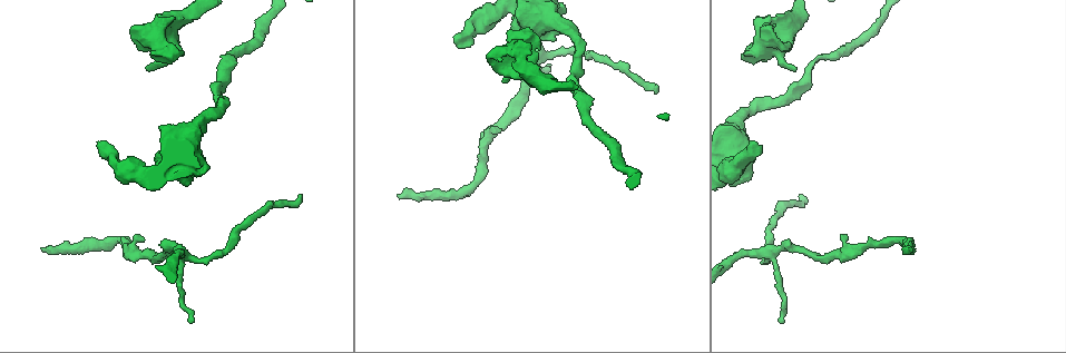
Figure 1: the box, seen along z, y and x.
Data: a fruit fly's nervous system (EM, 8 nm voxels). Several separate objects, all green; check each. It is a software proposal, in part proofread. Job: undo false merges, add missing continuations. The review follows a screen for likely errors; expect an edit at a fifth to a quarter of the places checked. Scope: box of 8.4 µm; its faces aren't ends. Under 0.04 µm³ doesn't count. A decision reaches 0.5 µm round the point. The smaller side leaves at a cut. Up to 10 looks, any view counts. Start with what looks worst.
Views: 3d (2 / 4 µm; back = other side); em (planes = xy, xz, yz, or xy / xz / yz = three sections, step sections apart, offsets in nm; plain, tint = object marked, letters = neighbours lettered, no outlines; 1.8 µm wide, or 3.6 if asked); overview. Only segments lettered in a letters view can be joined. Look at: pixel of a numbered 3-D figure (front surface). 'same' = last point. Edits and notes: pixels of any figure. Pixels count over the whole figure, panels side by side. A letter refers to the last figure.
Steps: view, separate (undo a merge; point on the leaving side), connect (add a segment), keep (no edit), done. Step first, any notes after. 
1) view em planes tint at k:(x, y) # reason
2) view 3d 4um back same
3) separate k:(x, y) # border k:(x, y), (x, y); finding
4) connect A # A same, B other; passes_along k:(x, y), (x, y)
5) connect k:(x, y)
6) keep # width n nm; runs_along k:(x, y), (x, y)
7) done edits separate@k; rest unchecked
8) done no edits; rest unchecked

view 3d 2um back at 1:(908, 247) # long arm stops here

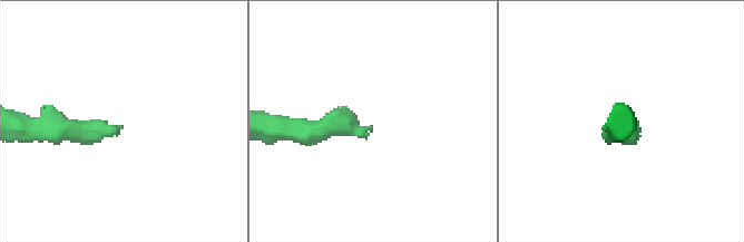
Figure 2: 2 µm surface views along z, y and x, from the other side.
view em planes letters at 2:(119, 125)

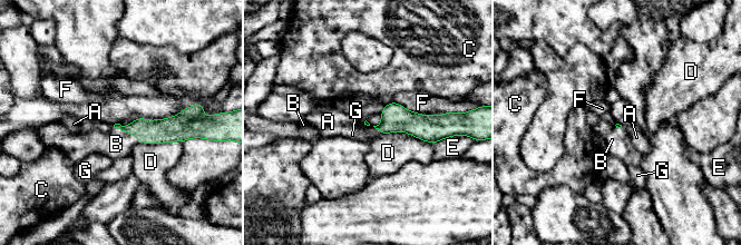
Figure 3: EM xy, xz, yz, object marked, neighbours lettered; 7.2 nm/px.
connect B # A other, B same, C other, D other, E other, F other, G other; it goes on there

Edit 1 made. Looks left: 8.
view em xz step 8 tint at 1:(756, 20) # free end

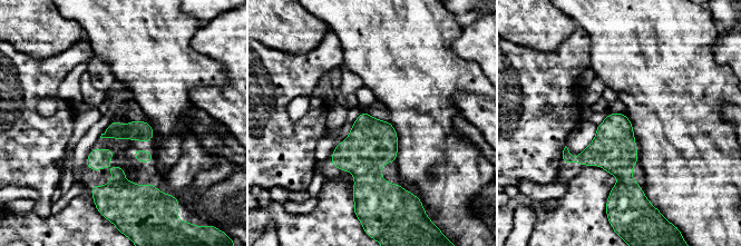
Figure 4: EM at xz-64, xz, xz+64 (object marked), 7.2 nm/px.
view em planes tint same

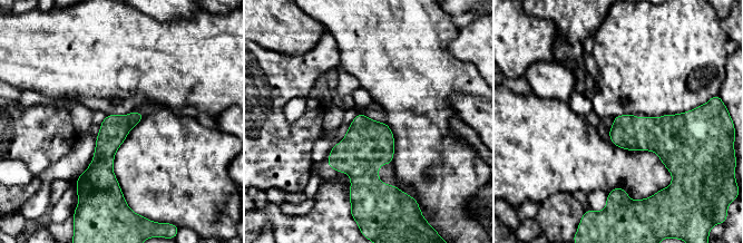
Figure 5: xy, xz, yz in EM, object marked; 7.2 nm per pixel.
view em planes letters same # what lies round it

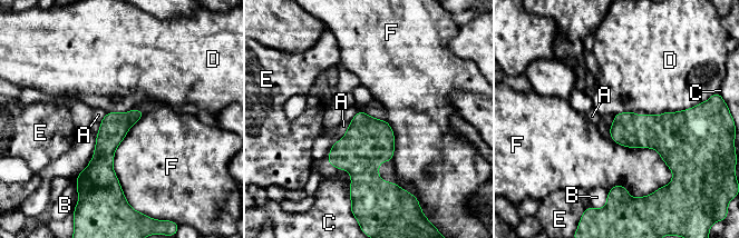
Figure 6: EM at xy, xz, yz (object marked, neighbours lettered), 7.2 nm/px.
keep # width 200 nm; A other, B other, C other, D other, E other, F other; runs_along 6:(137, 112), (105, 146), (114, 188); none of them fits

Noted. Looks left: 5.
view 3d 4um at 1:(456, 45) # free end

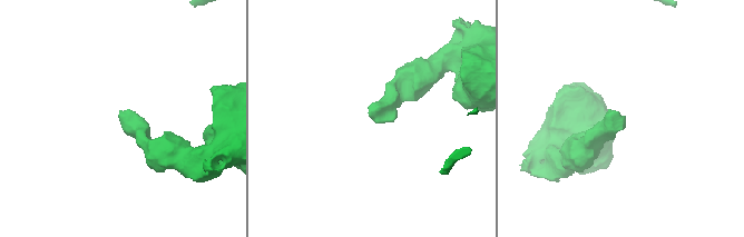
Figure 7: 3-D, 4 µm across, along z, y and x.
view em planes plain at 7:(120, 112)

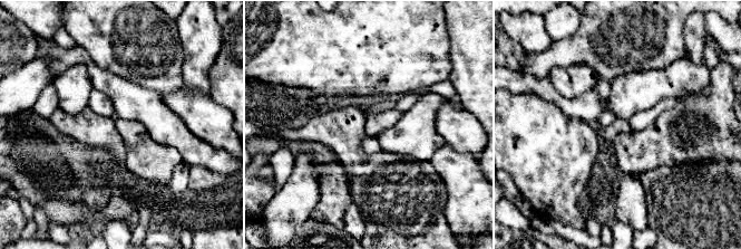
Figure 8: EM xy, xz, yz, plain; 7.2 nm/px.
view em planes letters same

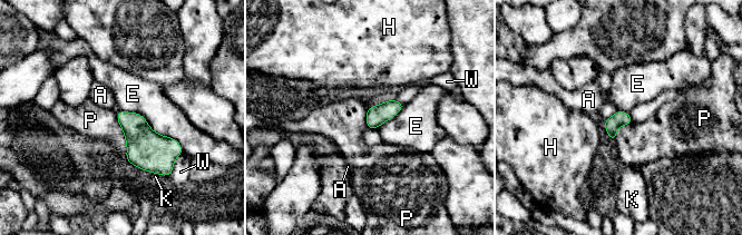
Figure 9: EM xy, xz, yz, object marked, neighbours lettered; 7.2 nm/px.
keep # longest_contact E 550 nm; A other, E other, H other, K other, P other, W other; border 9:(116, 113), (126, 144), (126, 157); no lettered segment goes on from it

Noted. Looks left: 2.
view 3d 4um at 1:(302, 195) # tapers out

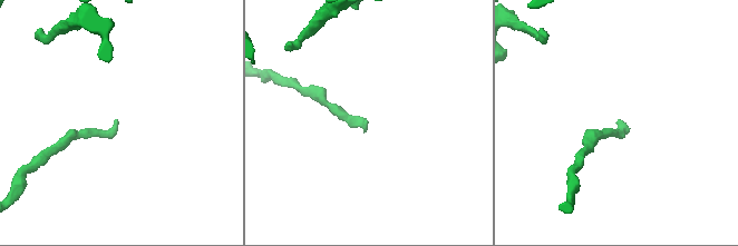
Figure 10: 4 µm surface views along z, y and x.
view em planes letters at 10:(367, 123) # need the tissue

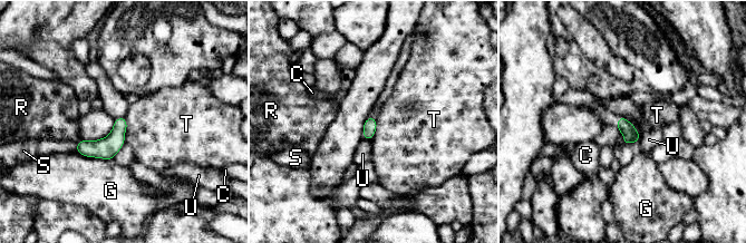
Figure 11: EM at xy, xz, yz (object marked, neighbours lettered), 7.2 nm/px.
keep # C other, G other, R other, S other, T other, U other; border 11:(124, 117), (126, 122), (125, 143); none of them fits

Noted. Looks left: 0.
done edits connect@3; rest unchecked

